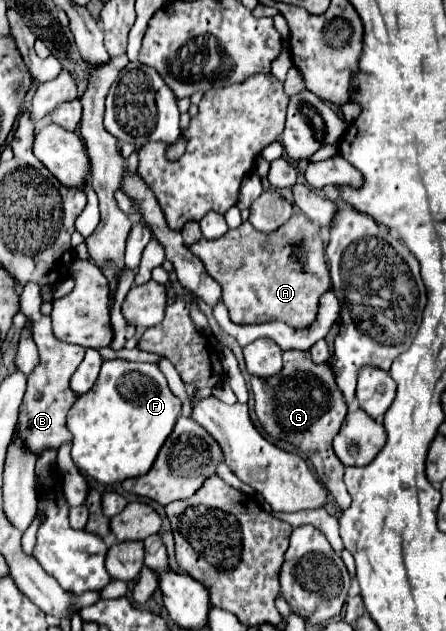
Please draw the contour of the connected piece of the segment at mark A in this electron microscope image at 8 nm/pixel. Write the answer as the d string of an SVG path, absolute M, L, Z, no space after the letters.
M301 212L271 234L261 234L249 222L243 222L217 240L201 238L189 250L203 262L207 274L221 284L223 302L233 324L283 320L289 326L307 328L317 316L321 294L331 288L319 226Z

